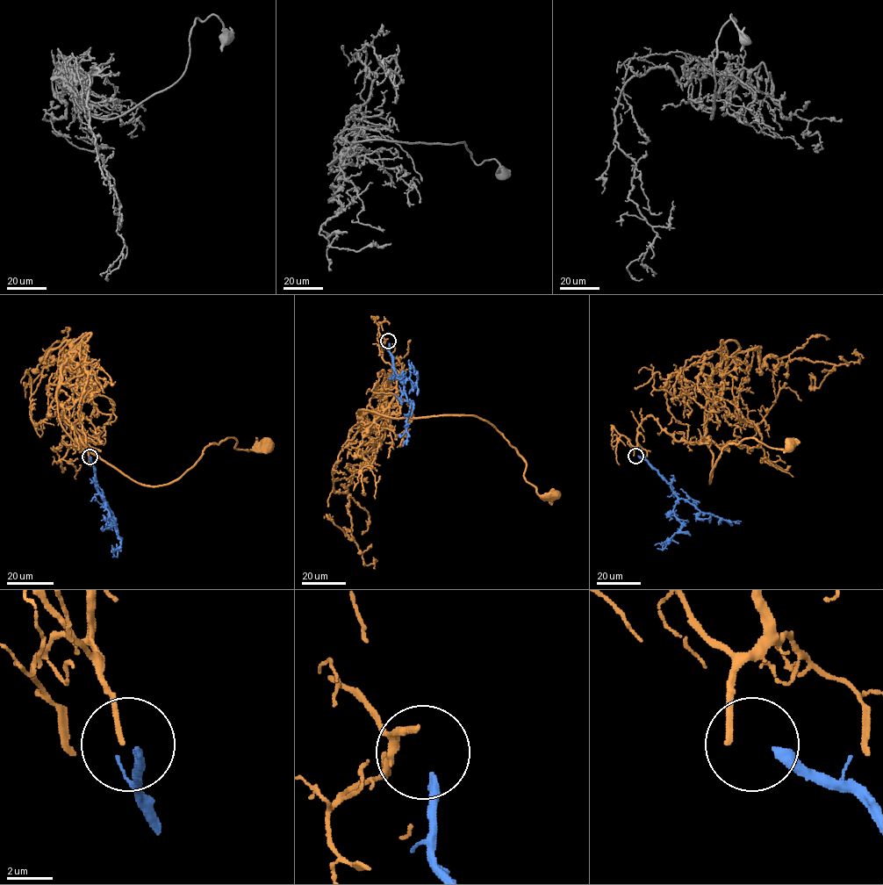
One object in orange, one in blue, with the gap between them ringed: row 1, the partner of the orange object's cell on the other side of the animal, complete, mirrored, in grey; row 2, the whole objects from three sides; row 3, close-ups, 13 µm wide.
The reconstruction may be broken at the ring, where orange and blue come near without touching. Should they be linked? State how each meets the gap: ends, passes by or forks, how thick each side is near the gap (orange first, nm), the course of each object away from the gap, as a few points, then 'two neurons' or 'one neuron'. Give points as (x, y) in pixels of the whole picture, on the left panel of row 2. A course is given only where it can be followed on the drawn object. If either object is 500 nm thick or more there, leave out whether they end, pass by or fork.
orange ends | blue ends | 280/380 nm | orange via (89, 456), (83, 414), (101, 432), (86, 439), (56, 399), (77, 443), (147, 485), (226, 438), (265, 445) | blue via (90, 456), (96, 487), (121, 540), (121, 545), (114, 550), (112, 547), (117, 550) | two neurons

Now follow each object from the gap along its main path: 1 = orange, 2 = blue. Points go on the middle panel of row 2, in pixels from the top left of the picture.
1: (388, 339), (380, 347), (398, 373), (394, 399), (359, 417), (476, 415), (516, 449), (536, 492), (552, 493)
2: (389, 343), (394, 375), (401, 382), (407, 378), (412, 386), (417, 374), (411, 367), (410, 379), (413, 384)

